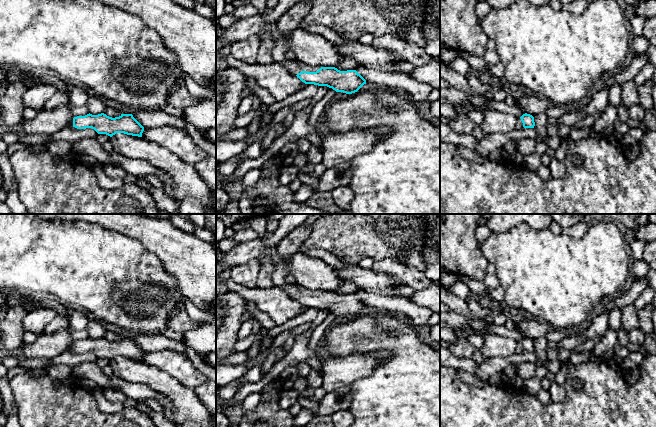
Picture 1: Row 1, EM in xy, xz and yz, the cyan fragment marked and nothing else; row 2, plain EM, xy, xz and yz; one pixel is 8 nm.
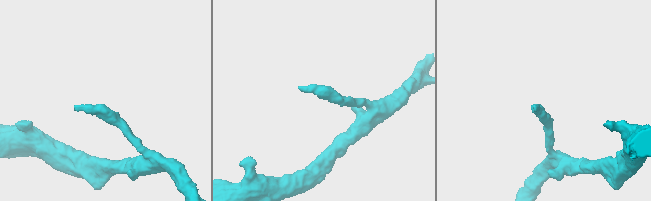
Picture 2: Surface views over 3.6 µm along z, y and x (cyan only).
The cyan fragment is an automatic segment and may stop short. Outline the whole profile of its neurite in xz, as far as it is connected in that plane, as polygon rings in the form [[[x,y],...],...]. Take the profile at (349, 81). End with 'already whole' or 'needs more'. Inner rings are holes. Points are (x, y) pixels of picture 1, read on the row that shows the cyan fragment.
[[[298,2],[292,8],[290,8],[276,23],[276,28],[278,29],[280,36],[279,39],[274,42],[271,51],[274,63],[283,65],[291,74],[296,75],[305,84],[327,86],[329,88],[332,88],[336,92],[343,92],[346,94],[352,94],[357,92],[364,84],[366,84],[366,80],[356,70],[340,71],[335,67],[312,66],[305,64],[297,60],[296,58],[293,60],[288,60],[285,57],[285,54],[288,52],[286,46],[286,39],[292,31],[300,27],[301,22],[303,18],[308,14],[310,7],[311,2]]] | needs more

